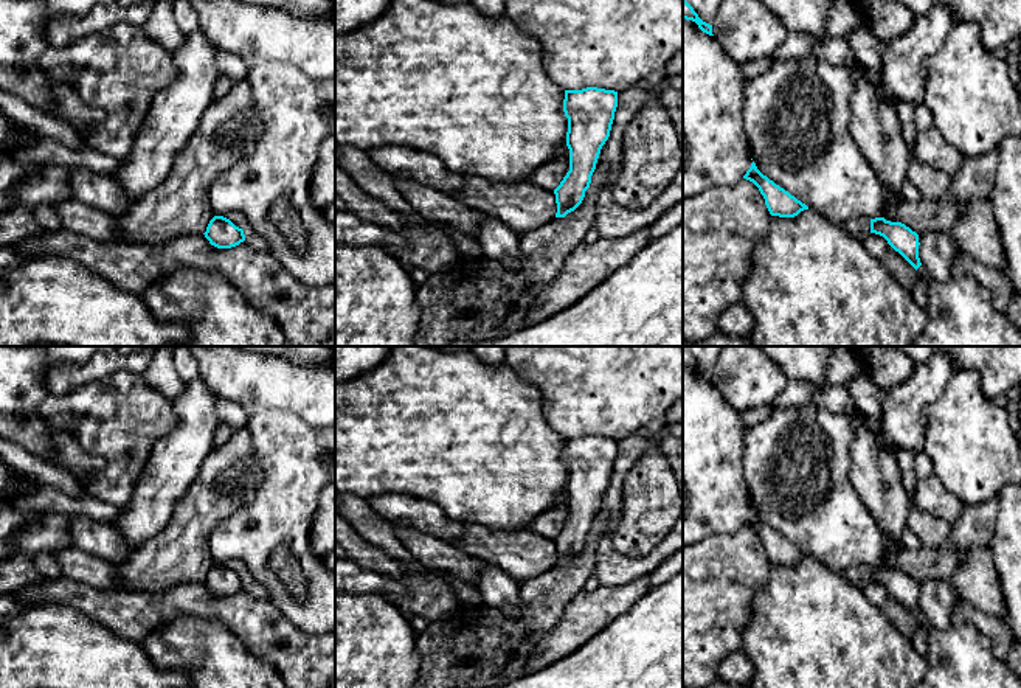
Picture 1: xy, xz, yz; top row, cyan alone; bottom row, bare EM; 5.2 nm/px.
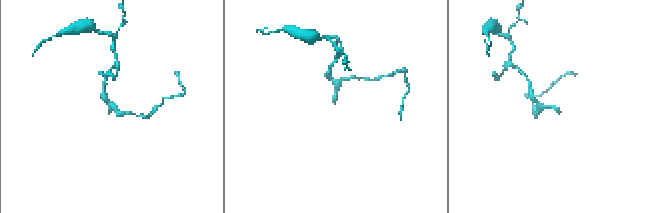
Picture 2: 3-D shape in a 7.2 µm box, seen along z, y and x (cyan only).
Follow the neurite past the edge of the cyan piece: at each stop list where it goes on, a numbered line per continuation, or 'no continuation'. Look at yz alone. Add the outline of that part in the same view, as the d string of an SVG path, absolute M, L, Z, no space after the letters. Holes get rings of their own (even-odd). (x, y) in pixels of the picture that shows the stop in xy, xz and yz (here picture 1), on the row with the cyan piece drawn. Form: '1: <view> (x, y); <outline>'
1: yz (961, 312); M920 266L917 278L928 286L928 306L926 325L912 346L1021 346L1021 329L995 308L992 292L971 275L939 283Z

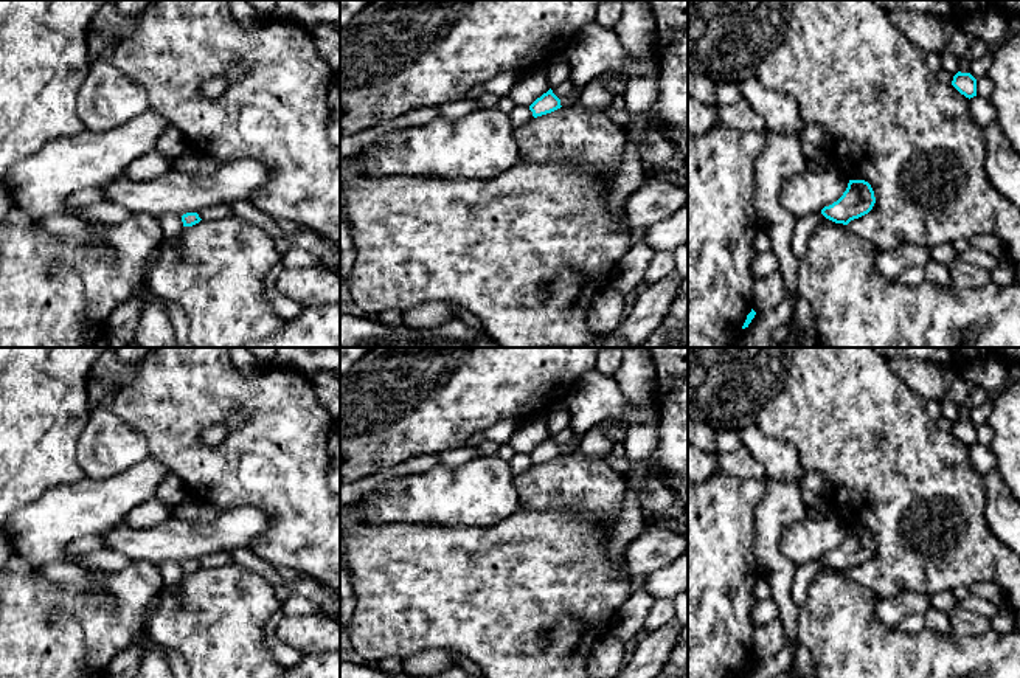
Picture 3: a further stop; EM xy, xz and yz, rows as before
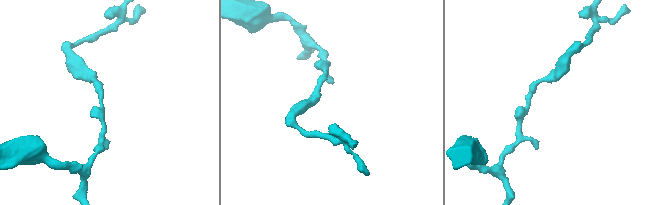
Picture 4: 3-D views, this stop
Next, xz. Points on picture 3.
no continuation

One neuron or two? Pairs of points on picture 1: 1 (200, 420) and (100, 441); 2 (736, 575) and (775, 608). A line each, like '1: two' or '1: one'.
1: two
2: two

